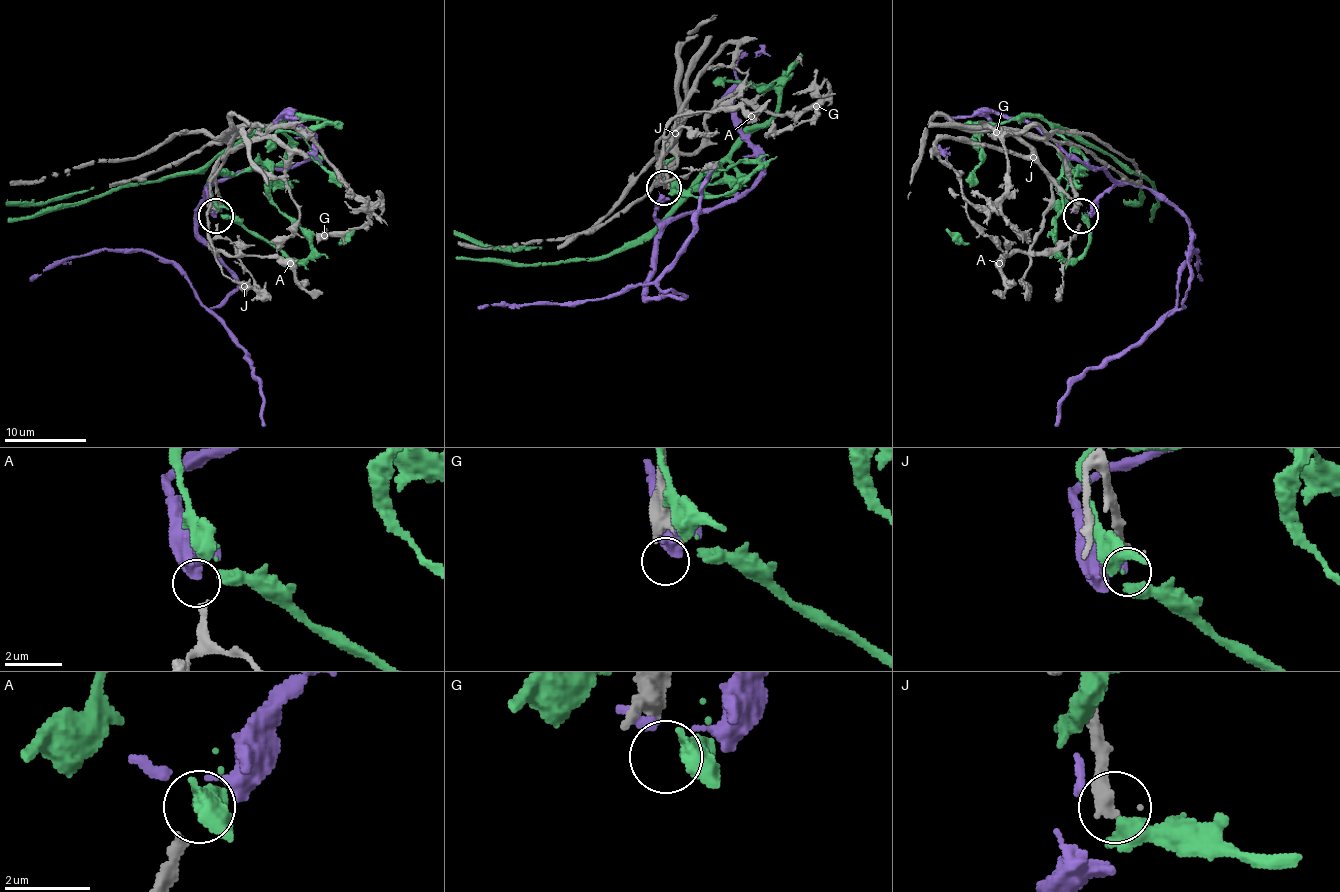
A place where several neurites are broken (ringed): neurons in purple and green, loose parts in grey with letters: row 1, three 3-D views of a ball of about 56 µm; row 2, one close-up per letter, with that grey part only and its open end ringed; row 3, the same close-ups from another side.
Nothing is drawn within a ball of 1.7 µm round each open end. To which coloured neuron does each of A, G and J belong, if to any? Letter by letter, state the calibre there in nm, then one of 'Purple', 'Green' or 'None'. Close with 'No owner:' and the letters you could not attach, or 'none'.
A: Thickness 240 nm. Purple
G: Thickness 360 nm. None
J: Thickness 320 nm. Green
No owner: G

